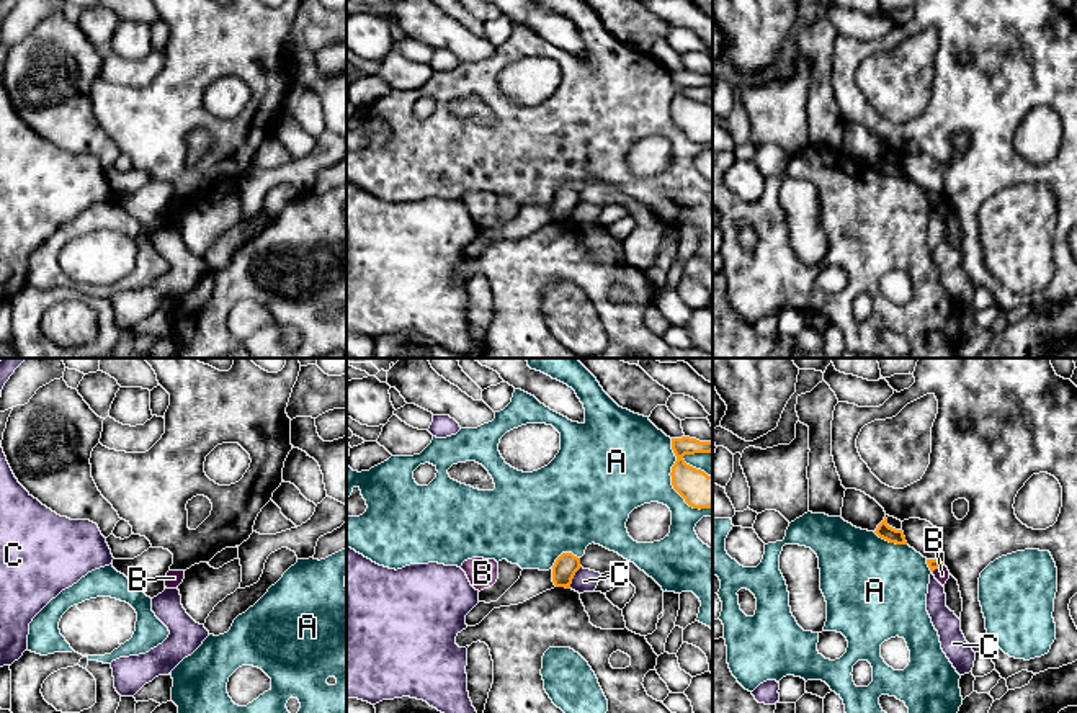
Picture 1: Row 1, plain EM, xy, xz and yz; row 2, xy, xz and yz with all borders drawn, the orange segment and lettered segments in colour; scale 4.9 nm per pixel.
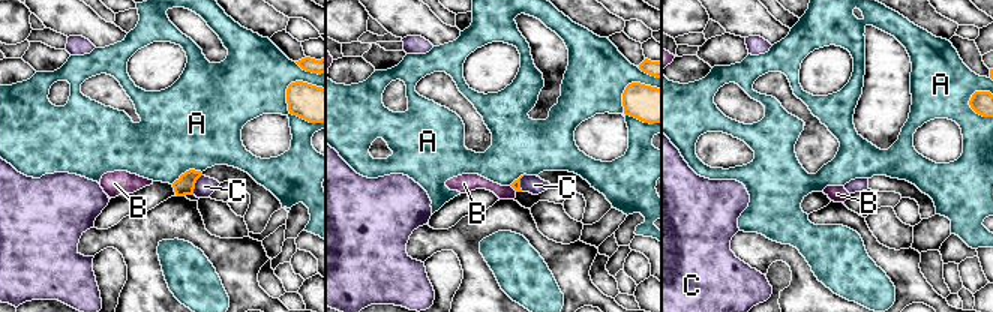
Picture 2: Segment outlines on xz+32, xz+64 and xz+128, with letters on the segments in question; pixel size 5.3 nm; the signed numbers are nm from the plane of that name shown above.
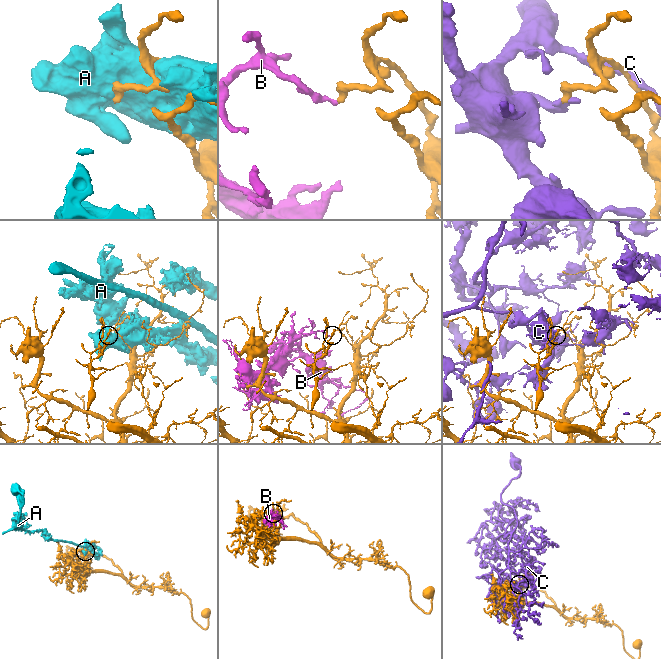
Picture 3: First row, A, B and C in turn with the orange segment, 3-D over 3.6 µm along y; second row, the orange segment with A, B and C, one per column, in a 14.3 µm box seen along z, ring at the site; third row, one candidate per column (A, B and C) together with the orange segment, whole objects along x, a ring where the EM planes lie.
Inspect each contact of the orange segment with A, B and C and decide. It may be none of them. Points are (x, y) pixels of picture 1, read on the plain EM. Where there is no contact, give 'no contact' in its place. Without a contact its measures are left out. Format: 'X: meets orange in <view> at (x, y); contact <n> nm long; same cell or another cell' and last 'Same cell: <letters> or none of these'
A: meets orange in xz at (672, 116); contact 400 nm long; another cell
B: meets orange in yz at (937, 201); contact 80 nm long; another cell
C: meets orange in xz at (572, 211); contact 130 nm long; another cell
Same cell: none of these

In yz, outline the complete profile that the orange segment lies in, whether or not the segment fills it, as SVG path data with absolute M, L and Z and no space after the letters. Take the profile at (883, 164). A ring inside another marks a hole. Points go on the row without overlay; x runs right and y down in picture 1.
M884 150L884 154L878 159L876 165L874 165L879 172L889 175L889 177L896 177L896 178L907 178L904 165L902 164L896 164L892 160L887 159L887 152Z

